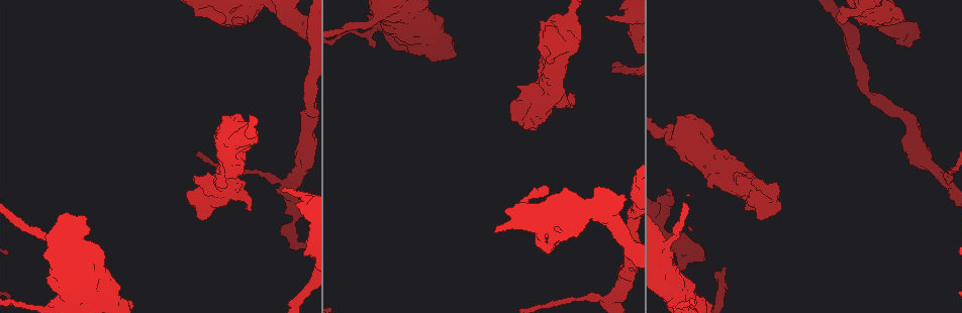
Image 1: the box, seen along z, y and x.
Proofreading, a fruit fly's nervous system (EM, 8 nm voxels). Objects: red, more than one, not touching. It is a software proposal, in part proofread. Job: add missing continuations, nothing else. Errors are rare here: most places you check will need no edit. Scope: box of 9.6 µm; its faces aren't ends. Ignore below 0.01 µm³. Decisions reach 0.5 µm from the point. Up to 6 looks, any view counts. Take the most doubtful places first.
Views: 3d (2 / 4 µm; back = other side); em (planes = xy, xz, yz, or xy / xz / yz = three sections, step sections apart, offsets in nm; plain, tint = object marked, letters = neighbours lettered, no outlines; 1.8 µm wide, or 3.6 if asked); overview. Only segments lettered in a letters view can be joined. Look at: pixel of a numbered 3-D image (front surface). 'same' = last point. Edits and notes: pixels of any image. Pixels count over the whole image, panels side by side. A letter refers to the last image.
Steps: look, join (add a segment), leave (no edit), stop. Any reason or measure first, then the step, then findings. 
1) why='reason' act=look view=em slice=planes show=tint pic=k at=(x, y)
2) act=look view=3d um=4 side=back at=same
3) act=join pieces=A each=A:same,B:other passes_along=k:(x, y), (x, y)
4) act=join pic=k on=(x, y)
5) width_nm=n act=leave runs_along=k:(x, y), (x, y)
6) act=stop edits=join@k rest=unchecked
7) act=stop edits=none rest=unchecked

act=look view=em slice=planes show=letters pic=1 at=(666, 190)

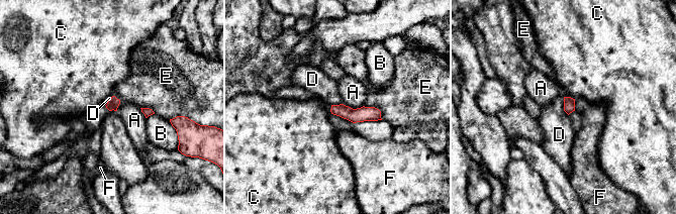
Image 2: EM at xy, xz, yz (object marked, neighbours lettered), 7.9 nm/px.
act=leave each=A:other,B:other,C:other,D:other,E:other,F:other runs_along=2:(333, 107), (350, 114), (378, 117) found='no lettered segment goes on from it'

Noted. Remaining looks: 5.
why='free end' act=look view=em slice=planes show=letters pic=1 at=(745, 209)

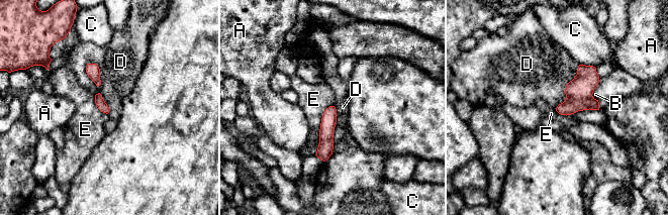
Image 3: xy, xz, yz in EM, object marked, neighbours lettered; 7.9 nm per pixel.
longest_contact=E:420nm act=leave each=A:other,B:other,C:other,D:other,E:other runs_along=3:(331, 108), (326, 128), (323, 157) found='no lettered segment goes on from it'

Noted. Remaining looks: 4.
act=look view=em um=3.6 slice=xy step=4 show=tint pic=1 at=(234, 18)

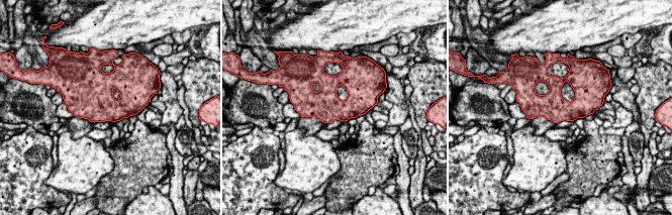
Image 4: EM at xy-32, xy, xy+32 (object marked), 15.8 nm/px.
act=look view=em um=3.6 slice=planes show=letters at=same

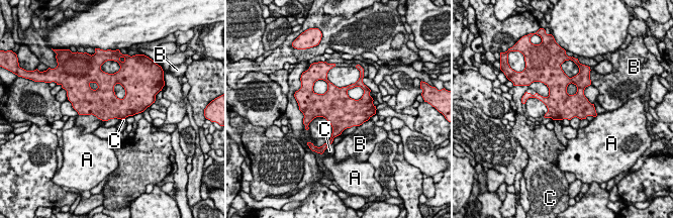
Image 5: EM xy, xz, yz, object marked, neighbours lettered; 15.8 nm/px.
act=leave each=A:other,B:other,C:other border=5:(593, 104), (597, 114) found='no lettered segment goes on from it'

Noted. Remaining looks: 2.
act=stop edits=none rest=unchecked

